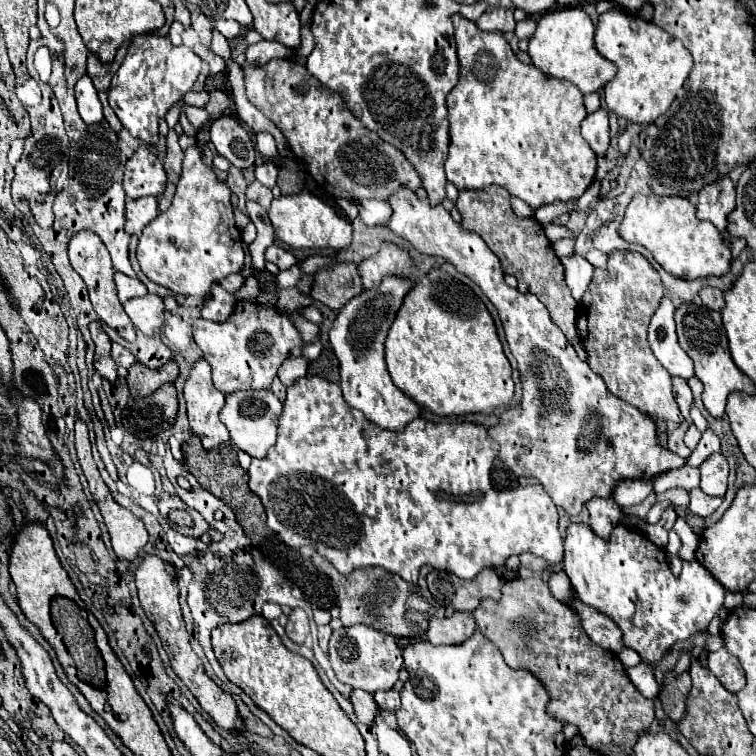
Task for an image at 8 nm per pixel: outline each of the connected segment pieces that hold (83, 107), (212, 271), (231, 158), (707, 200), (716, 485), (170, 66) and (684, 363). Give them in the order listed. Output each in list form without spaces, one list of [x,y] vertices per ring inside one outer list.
[[[84,74],[76,82],[74,92],[76,92],[76,106],[84,118],[102,118],[102,104],[98,100],[98,94],[90,76]]]
[[[186,148],[182,174],[170,208],[160,212],[140,234],[136,258],[142,272],[174,294],[199,298],[208,294],[212,282],[240,272],[244,264],[244,248],[234,224],[230,194],[230,188],[216,178],[214,170],[204,166],[200,150]]]
[[[220,116],[212,120],[210,140],[216,146],[218,154],[224,156],[232,166],[240,170],[254,166],[256,148],[242,124],[232,120],[230,116]]]
[[[724,176],[714,184],[704,186],[698,192],[698,204],[696,204],[696,218],[712,222],[718,232],[726,230],[726,216],[734,210],[734,182]]]
[[[712,454],[700,464],[700,488],[708,496],[724,496],[728,488],[728,462],[722,454]]]
[[[146,34],[136,36],[130,42],[126,58],[118,72],[114,72],[110,88],[108,88],[108,102],[116,116],[120,118],[122,126],[134,136],[144,140],[146,144],[154,146],[158,142],[158,122],[170,110],[172,104],[184,98],[186,92],[192,90],[198,74],[200,74],[202,60],[186,46],[172,46],[166,36]]]
[[[662,296],[660,306],[650,318],[648,342],[654,356],[670,372],[670,376],[680,376],[688,380],[694,376],[694,364],[690,356],[680,348],[674,326],[674,304],[668,296]]]

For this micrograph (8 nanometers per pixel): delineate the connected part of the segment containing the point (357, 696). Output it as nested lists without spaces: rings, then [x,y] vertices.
[[[352,690],[350,694],[350,702],[356,710],[356,716],[360,722],[364,724],[372,724],[380,712],[374,696],[370,692],[364,692],[364,690]]]

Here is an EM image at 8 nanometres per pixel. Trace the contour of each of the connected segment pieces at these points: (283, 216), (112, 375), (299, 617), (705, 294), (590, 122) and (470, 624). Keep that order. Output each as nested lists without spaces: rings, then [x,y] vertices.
[[[308,190],[300,194],[280,196],[272,200],[272,206],[268,210],[268,218],[272,222],[274,234],[292,248],[330,248],[330,250],[344,250],[352,242],[352,226],[346,218],[336,214],[328,204],[318,200]]]
[[[96,352],[96,354],[94,354],[94,368],[96,368],[96,372],[98,372],[102,378],[106,378],[106,380],[116,380],[116,378],[118,378],[118,376],[116,376],[118,366],[116,366],[116,362],[112,360],[110,352]]]
[[[294,608],[292,614],[288,616],[288,624],[286,624],[288,638],[296,644],[304,644],[308,632],[310,632],[310,624],[308,624],[306,612],[302,608]]]
[[[702,288],[700,300],[710,310],[722,310],[724,308],[724,296],[722,296],[722,290],[718,290],[718,288]]]
[[[604,108],[596,110],[594,114],[588,114],[582,122],[582,138],[590,144],[590,148],[604,156],[610,142],[610,130],[608,130],[608,112]]]
[[[452,612],[446,618],[430,618],[428,640],[432,644],[460,644],[476,630],[476,622],[468,612]]]

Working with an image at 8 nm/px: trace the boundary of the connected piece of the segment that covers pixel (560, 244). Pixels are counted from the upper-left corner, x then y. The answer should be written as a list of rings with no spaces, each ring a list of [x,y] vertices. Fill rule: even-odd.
[[[560,238],[554,242],[554,252],[558,258],[574,254],[574,238]]]

